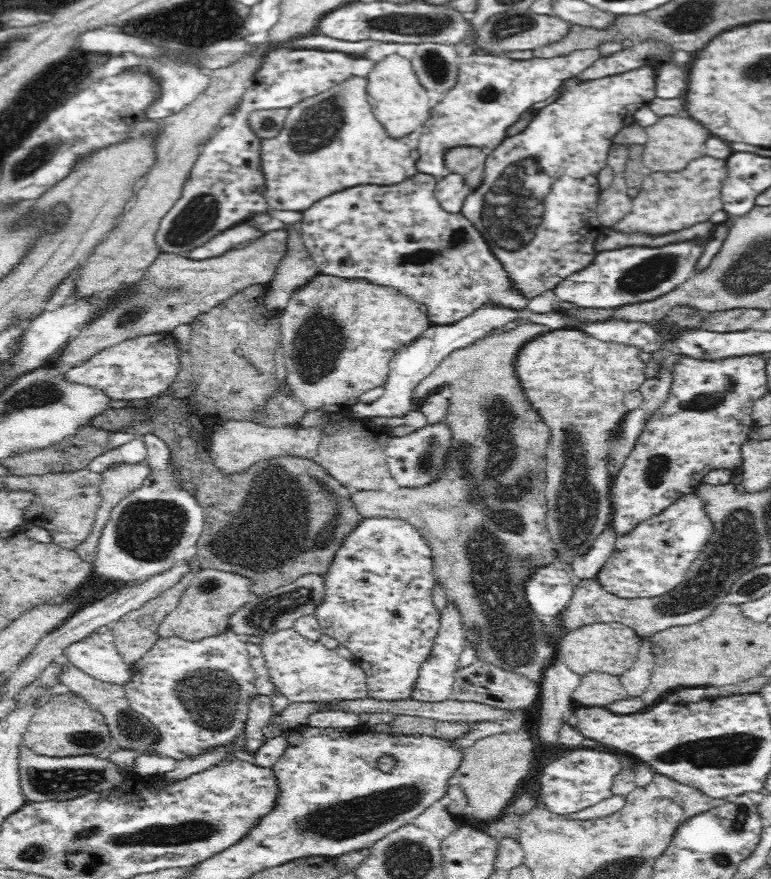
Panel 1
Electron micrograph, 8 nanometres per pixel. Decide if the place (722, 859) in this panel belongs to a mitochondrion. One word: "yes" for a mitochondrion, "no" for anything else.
yes

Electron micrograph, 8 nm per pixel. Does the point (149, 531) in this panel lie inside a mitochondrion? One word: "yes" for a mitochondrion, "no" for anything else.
yes

